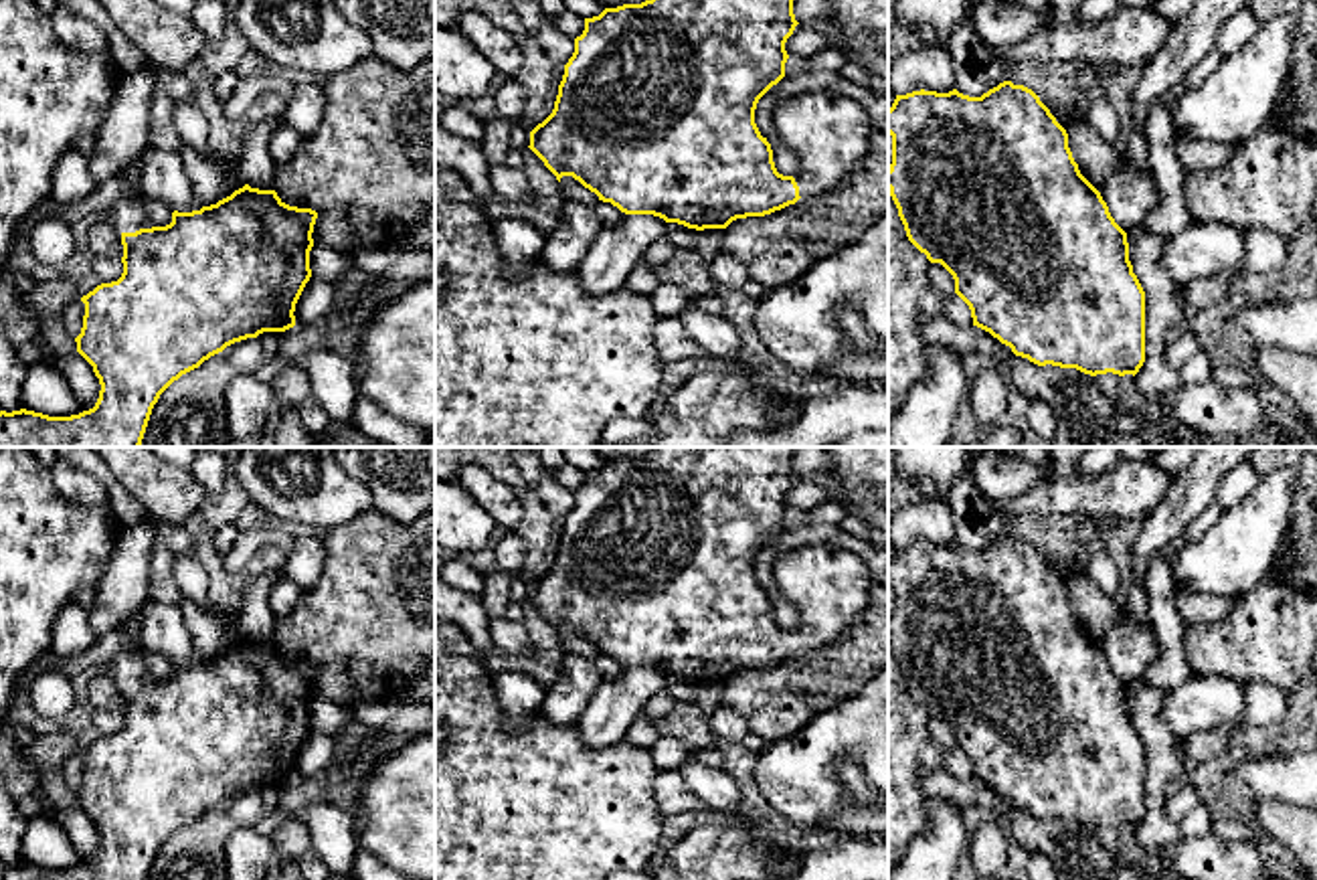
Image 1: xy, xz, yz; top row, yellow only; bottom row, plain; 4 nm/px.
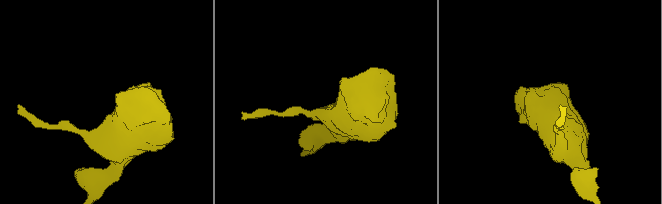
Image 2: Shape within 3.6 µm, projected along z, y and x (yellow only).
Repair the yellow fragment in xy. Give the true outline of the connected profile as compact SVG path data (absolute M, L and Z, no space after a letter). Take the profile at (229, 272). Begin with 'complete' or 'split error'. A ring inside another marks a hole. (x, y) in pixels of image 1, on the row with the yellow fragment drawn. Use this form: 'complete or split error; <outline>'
split error; M140 156L117 176L125 180L127 192L103 218L121 233L123 273L117 281L101 283L81 297L85 316L81 334L75 338L77 352L99 378L99 399L93 409L71 417L49 417L26 409L0 411L0 447L140 447L154 405L174 380L235 342L295 326L295 303L312 277L316 210L289 206L275 190L245 184L216 204L192 212L174 210L170 225L144 229Z

